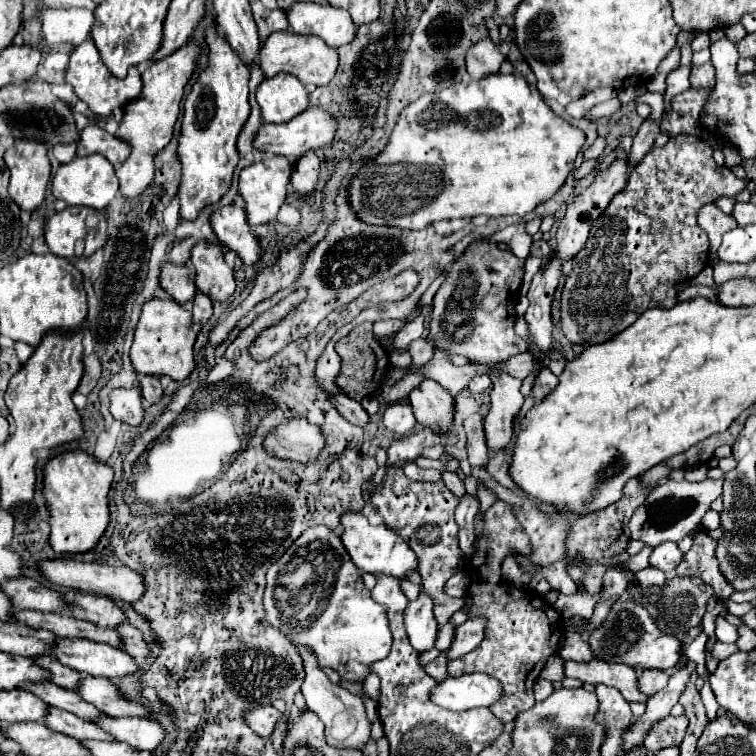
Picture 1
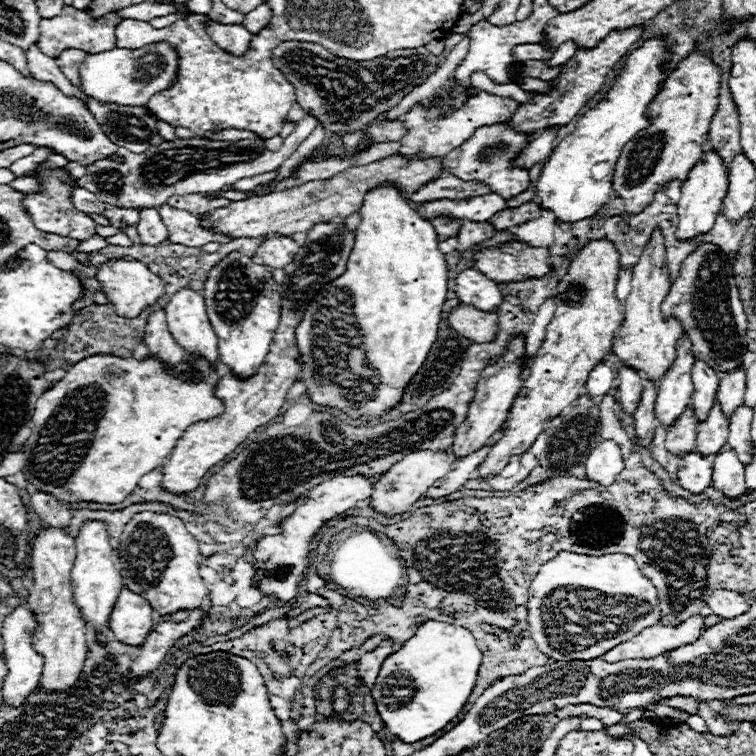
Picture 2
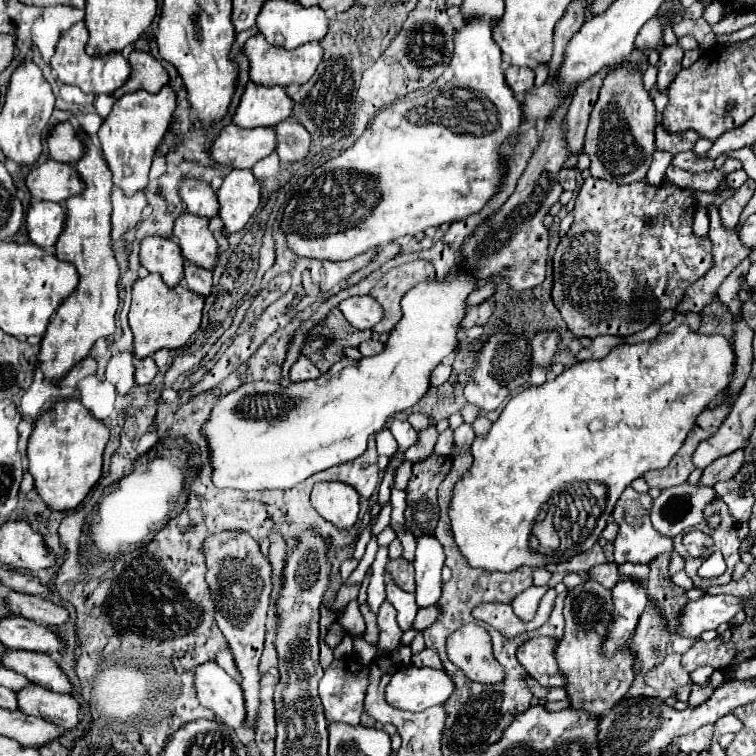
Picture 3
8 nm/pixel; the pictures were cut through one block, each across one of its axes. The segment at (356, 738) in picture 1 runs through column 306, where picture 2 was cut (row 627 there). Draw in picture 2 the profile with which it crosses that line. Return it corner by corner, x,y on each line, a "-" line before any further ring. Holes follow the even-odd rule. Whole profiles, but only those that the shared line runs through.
694,614
682,624
676,626
664,626
656,624
646,630
642,630
632,640
614,646
604,654
606,662
614,660
648,660
650,656
658,656
662,652
668,652
670,648
678,648
682,644
692,644
702,636
704,628
704,616

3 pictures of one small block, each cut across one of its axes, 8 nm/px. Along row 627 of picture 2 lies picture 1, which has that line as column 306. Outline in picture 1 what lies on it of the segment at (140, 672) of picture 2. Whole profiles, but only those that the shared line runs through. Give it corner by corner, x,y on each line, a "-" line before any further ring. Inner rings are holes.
308,152
308,154
304,154
304,158
300,158
294,164
290,184
292,184
294,192
302,194
304,198
310,198
310,194
316,190
318,180
320,180
320,160
314,152

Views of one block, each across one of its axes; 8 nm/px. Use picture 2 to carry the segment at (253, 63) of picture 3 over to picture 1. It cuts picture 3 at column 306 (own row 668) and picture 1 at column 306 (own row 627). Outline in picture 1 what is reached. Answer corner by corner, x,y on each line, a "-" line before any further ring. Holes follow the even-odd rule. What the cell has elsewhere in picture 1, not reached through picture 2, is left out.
274,32
268,36
268,40
260,50
260,66
266,78
286,72
286,74
294,74
304,86
308,84
326,86
336,74
338,52
316,36
300,36
294,32

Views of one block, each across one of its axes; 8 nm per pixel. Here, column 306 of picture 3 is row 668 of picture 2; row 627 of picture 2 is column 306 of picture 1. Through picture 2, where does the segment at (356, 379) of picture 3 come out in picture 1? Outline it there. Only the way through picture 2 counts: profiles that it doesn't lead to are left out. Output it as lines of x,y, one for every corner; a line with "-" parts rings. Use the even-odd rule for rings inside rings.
306,418
280,424
266,442
266,448
280,458
292,458
298,462
312,462
322,450
324,440
320,428

